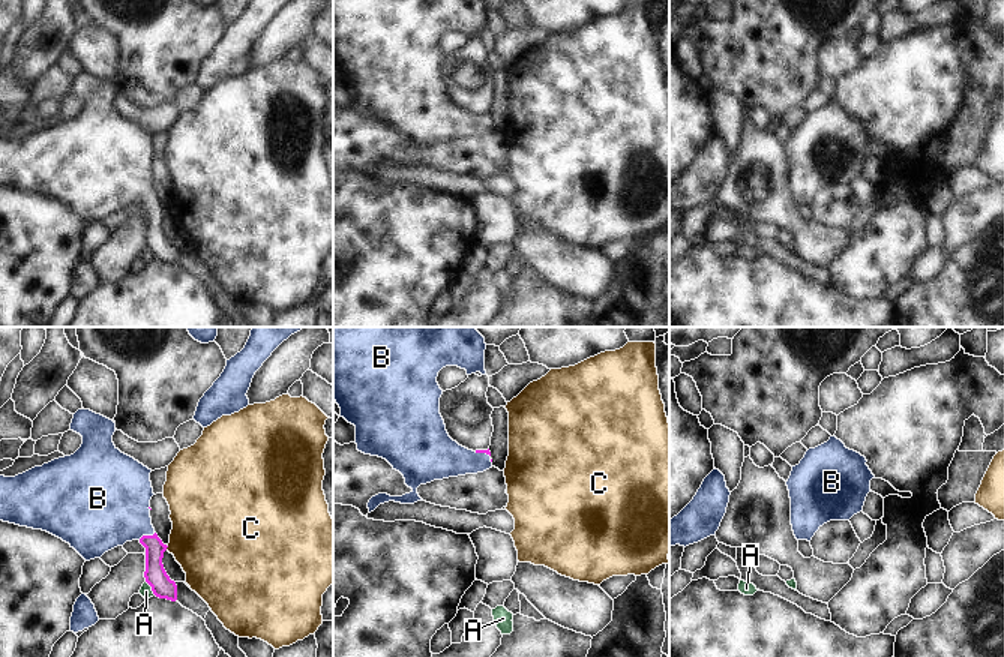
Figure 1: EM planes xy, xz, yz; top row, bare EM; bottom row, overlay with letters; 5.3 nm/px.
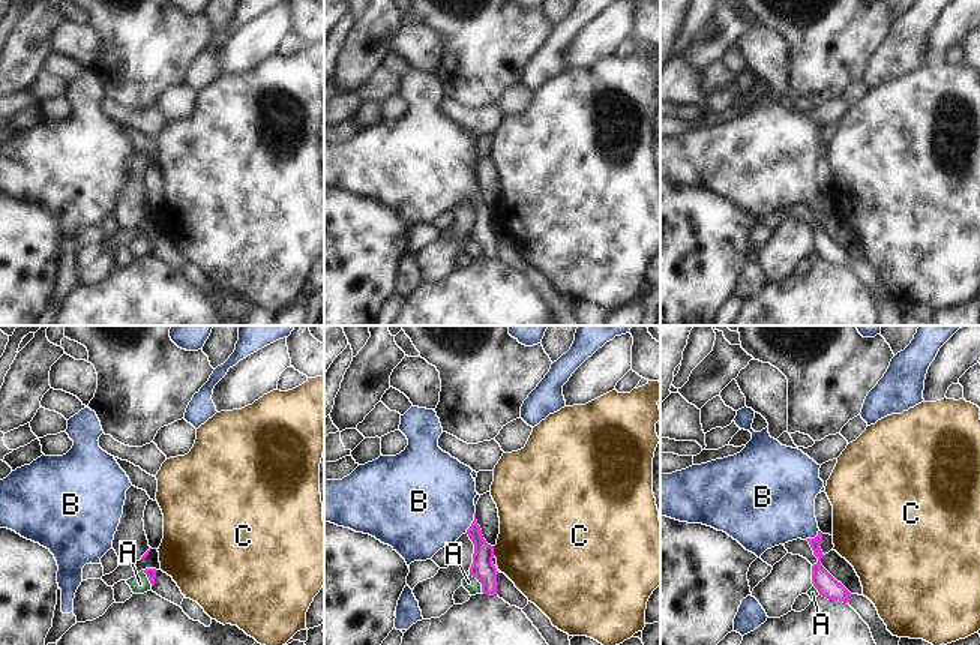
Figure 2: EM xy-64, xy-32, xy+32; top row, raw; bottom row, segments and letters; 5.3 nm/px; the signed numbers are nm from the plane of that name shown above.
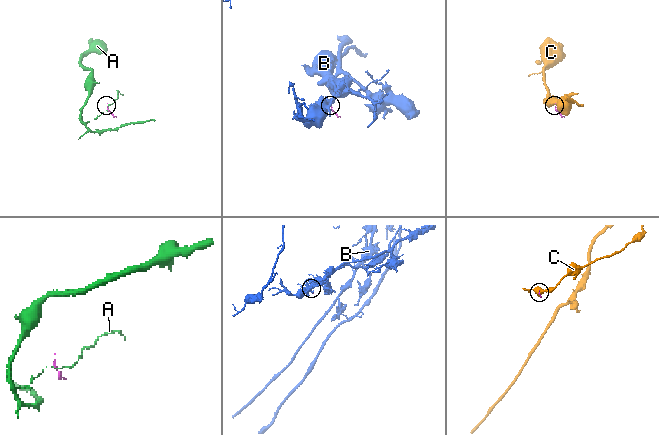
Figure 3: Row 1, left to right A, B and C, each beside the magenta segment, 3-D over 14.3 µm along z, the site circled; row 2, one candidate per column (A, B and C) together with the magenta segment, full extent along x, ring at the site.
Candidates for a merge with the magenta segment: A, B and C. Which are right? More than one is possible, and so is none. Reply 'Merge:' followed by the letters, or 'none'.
Merge: B

